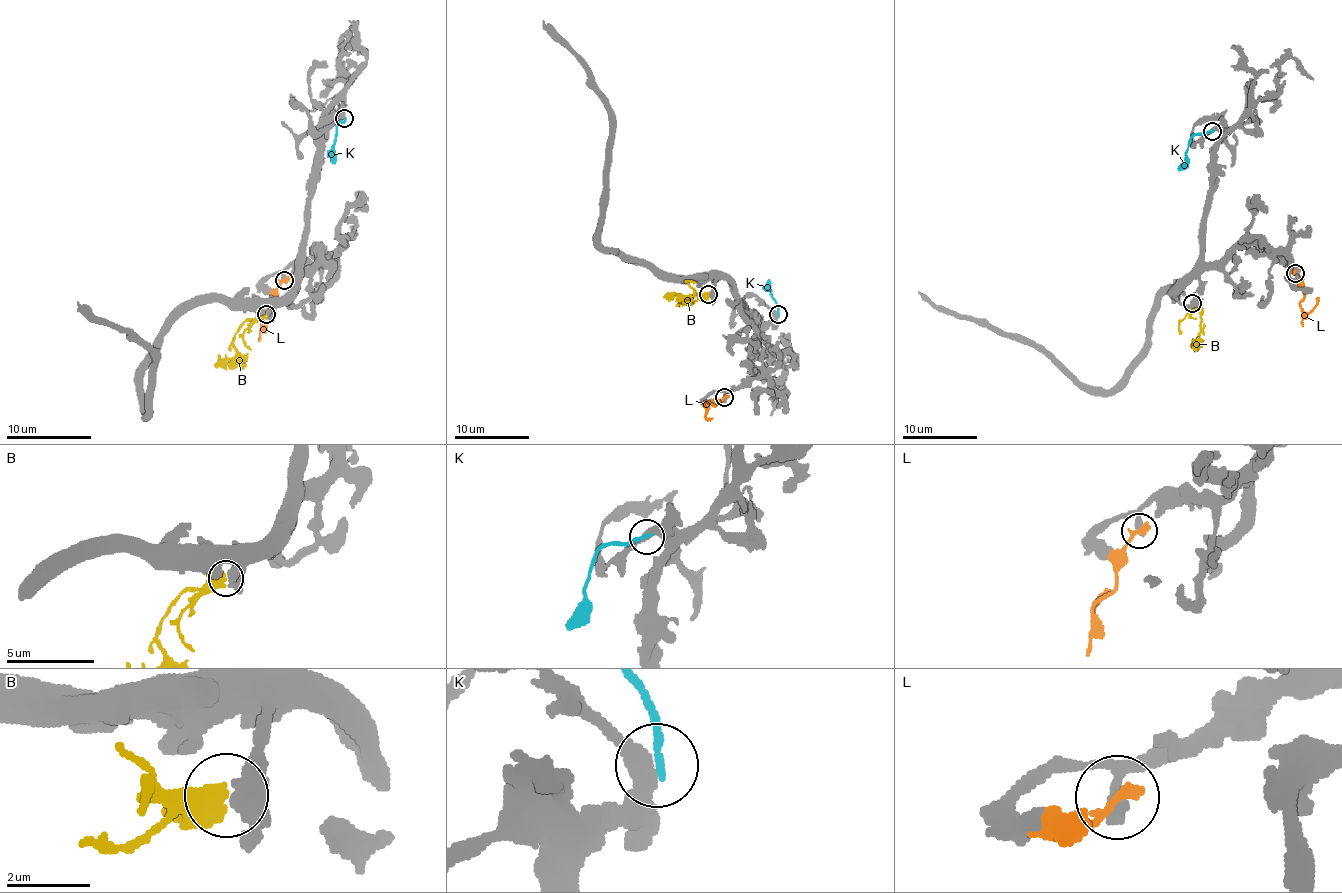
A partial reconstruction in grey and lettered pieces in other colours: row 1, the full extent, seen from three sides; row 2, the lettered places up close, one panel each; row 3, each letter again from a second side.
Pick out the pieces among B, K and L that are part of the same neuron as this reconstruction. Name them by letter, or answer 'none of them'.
none of them

